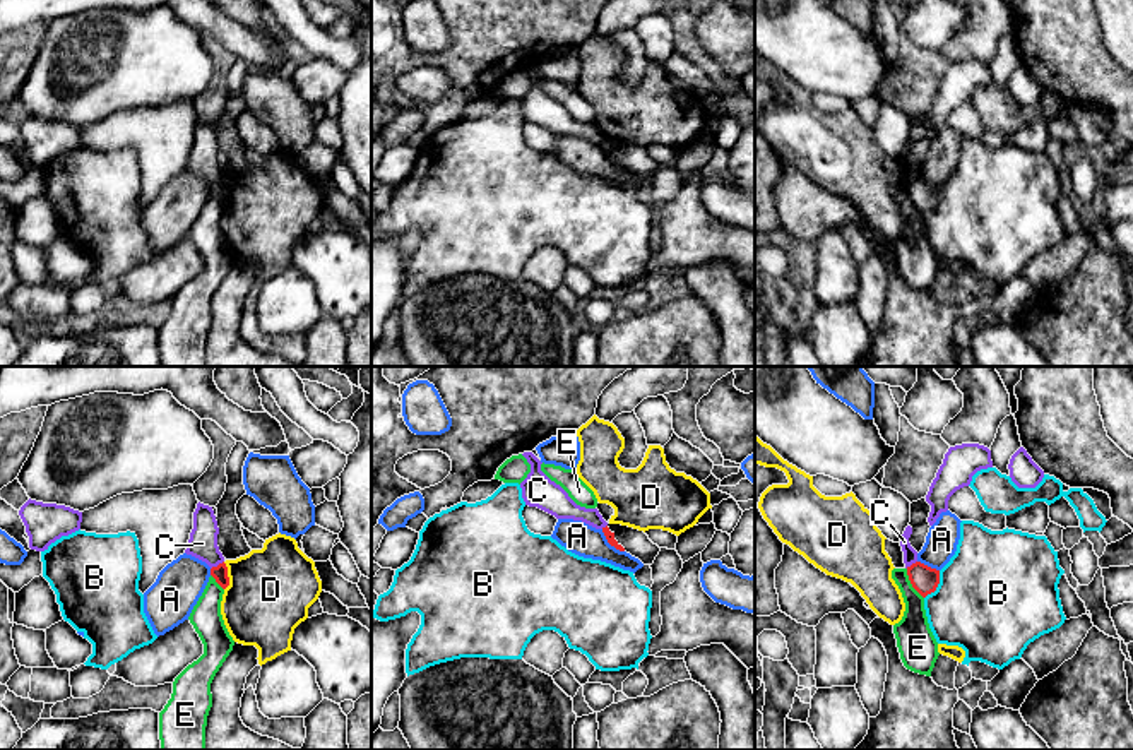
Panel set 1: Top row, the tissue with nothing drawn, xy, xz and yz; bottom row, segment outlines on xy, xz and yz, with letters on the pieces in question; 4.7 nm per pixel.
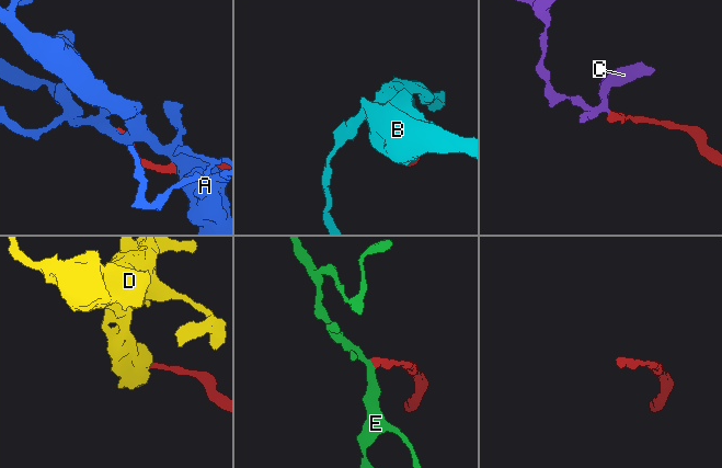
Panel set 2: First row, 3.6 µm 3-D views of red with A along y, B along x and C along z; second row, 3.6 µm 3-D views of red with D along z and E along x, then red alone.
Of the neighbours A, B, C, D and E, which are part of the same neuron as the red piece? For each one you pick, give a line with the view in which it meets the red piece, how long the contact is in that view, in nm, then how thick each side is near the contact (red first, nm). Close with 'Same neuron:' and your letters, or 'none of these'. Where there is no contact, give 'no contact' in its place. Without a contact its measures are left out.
Same neuron: none of these

